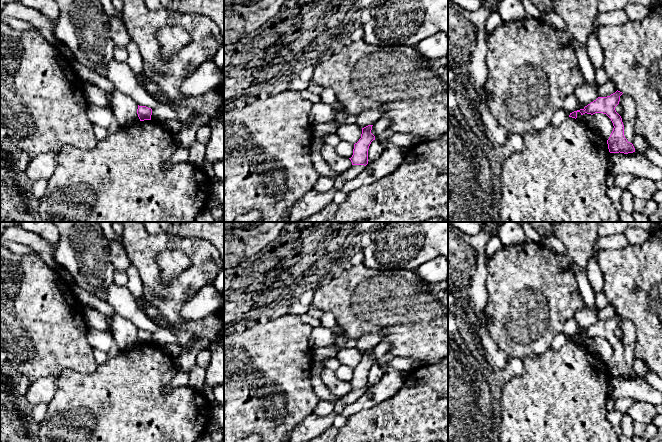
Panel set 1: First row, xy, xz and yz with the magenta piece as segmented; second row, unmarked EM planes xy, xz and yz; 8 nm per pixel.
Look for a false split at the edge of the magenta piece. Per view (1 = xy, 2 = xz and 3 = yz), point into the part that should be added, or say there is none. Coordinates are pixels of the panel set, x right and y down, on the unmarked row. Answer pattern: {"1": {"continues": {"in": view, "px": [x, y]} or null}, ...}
{"1": {"continues": null}, "2": {"continues": null}, "3": {"continues": null}}

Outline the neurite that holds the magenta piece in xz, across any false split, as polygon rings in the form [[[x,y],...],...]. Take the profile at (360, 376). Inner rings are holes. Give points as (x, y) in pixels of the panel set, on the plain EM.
[[[368,349],[362,352],[361,362],[354,368],[353,379],[349,382],[352,389],[364,389],[368,388],[368,373],[375,360],[371,357],[373,349]]]

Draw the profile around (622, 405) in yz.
[[[630,398],[618,399],[615,401],[615,409],[625,413],[633,405],[634,402],[635,401]]]

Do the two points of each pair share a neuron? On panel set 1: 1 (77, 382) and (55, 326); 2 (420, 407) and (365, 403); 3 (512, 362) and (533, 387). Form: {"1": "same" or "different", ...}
{"1": "different", "2": "different", "3": "different"}

